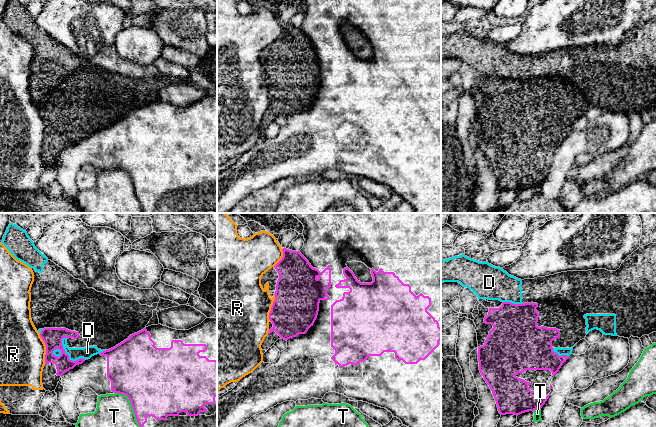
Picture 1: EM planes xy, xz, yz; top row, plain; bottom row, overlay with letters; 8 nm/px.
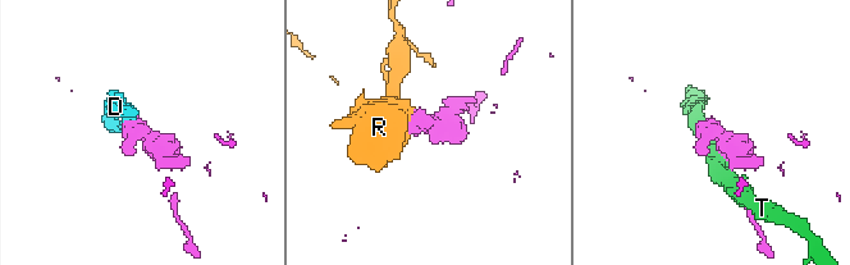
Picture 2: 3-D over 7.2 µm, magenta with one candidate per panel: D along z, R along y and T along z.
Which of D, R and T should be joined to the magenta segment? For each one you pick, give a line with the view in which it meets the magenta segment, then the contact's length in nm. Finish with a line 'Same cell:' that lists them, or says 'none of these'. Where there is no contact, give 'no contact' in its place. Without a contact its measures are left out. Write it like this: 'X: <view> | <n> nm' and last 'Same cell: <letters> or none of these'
Same cell: none of these

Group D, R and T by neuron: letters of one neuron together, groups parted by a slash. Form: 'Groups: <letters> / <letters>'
Groups: D / R / T

